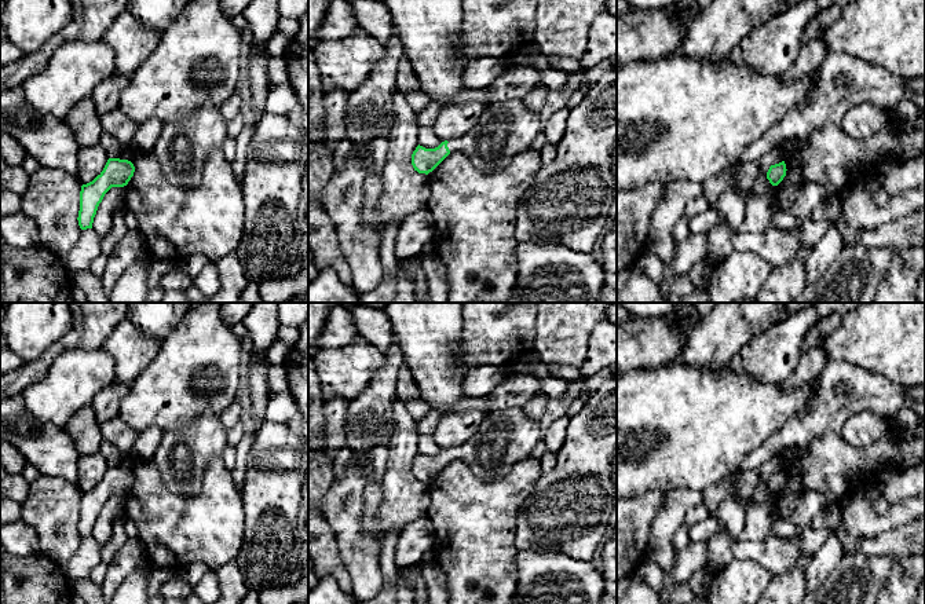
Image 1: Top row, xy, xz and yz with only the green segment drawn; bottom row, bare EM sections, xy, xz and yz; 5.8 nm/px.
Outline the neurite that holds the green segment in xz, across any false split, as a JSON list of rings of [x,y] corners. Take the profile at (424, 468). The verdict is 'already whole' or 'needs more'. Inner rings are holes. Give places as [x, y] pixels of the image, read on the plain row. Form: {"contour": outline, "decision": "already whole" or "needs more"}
{"contour": [[[523,407],[494,410],[461,446],[445,449],[435,457],[418,453],[412,462],[412,473],[418,482],[428,483],[449,462],[462,461],[482,482],[497,482],[519,461],[533,455],[542,433],[540,421],[530,418]]], "decision": "needs more"}

